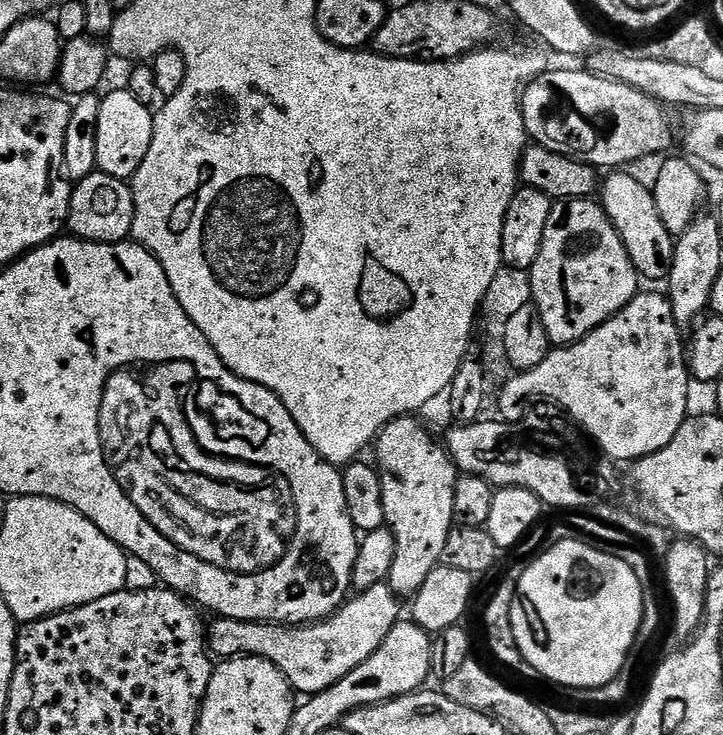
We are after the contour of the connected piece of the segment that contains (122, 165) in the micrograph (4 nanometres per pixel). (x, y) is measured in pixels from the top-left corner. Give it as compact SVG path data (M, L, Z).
M126 90L112 92L108 97L105 95L101 99L98 110L98 162L96 163L99 171L125 182L131 181L138 166L142 166L142 158L146 158L146 154L150 151L150 142L153 138L154 112L149 105L138 102L138 98L134 98L134 94L130 94Z

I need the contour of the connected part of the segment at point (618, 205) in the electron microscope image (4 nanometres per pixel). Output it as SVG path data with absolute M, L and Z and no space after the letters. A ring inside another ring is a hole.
M616 170L603 177L598 188L598 203L610 218L614 230L618 230L618 238L626 246L626 254L630 254L630 262L637 273L645 281L667 281L668 271L674 262L676 240L672 232L666 230L666 222L658 215L658 206L652 197L651 187L647 183L627 176L627 171Z

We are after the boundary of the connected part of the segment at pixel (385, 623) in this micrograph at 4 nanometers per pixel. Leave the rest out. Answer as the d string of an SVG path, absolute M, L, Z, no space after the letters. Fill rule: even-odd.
M387 583L356 592L331 616L310 624L273 624L266 620L239 620L221 616L206 628L206 647L213 657L253 656L268 660L288 680L293 693L307 698L334 686L354 666L362 666L401 619L401 601Z

